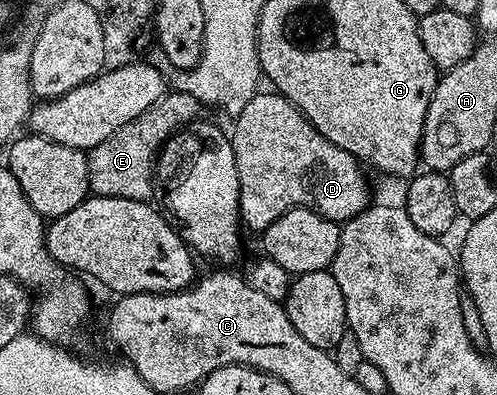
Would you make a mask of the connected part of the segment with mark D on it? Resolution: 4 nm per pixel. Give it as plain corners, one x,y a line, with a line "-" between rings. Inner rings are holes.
260,90
256,92
255,97
249,102
249,106
245,106
245,110
241,110
238,116
234,117
233,124
235,124
235,129
230,129
229,135
231,137
231,145
233,146
233,154
237,158
239,218
244,229
252,228
255,234
262,234
273,222
277,222
277,218
281,218
281,214
285,214
294,208
312,208
314,212
321,214
325,218
336,222
346,222
352,220
357,214
361,214
369,206
369,201
372,197
370,198
371,192
367,189
367,176
363,173
363,171
365,171
364,165
360,163
353,154
341,150
341,146
329,142
329,138
322,136
321,133
303,117
301,110
297,110
297,106
293,106
293,102
286,100
286,98
279,95
278,92
274,90

